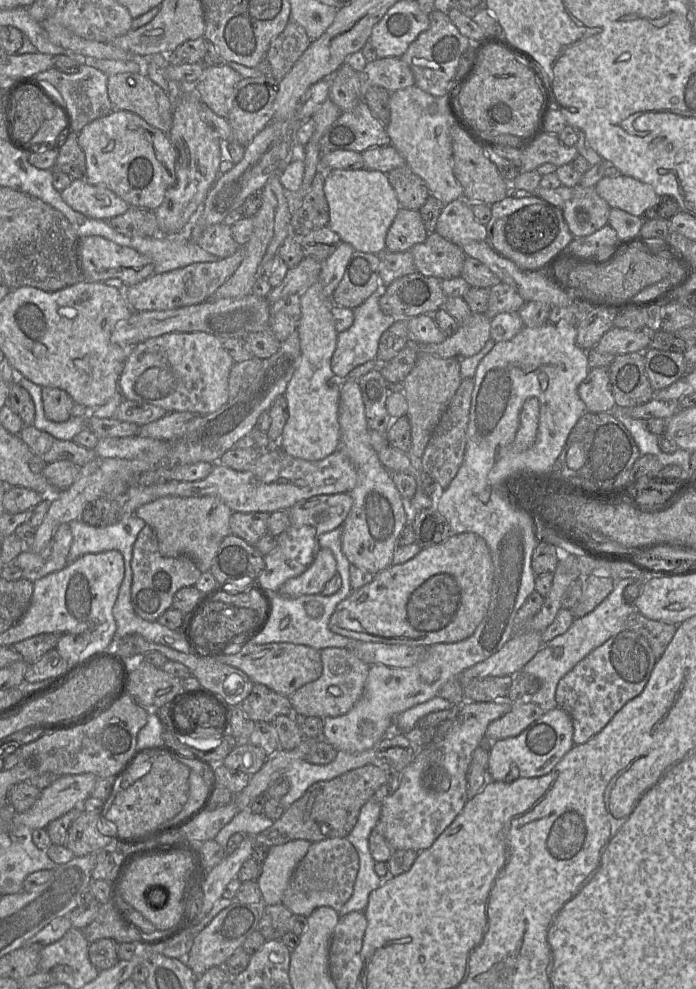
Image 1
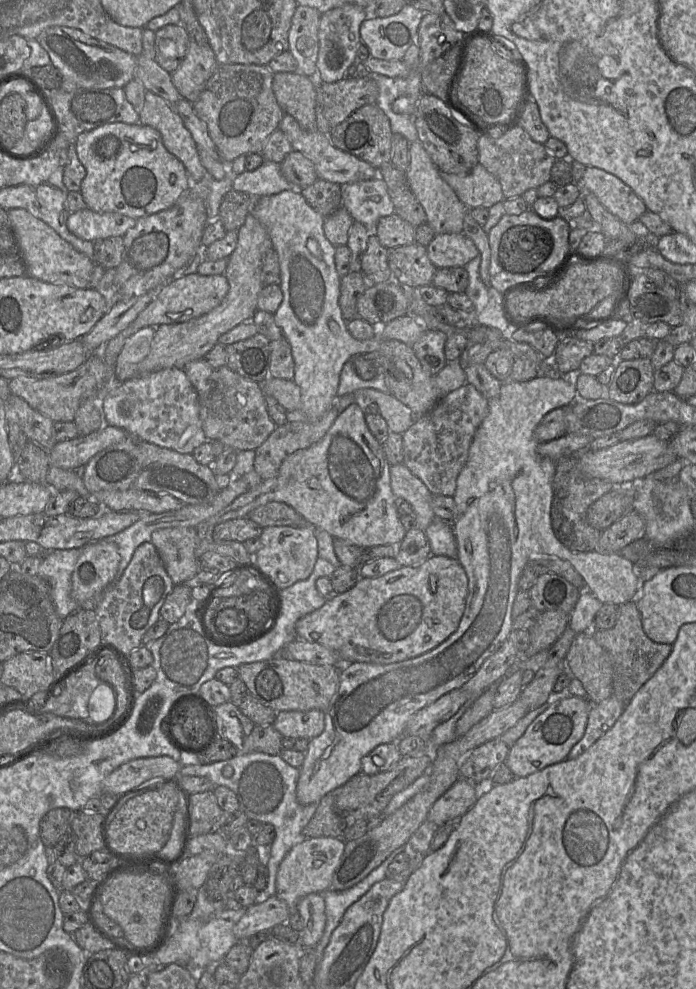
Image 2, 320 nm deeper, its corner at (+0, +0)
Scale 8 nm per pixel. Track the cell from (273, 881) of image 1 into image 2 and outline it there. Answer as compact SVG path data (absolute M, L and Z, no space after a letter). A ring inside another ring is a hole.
M319 837L306 839L295 845L281 861L276 876L276 897L283 900L291 910L311 893L324 893L329 889L333 875L345 850L341 838Z

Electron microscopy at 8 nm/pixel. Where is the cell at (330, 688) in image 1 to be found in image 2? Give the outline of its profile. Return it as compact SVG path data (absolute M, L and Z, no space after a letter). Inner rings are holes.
M318 709L281 711L276 713L272 725L283 738L306 738L310 741L324 730L325 712Z

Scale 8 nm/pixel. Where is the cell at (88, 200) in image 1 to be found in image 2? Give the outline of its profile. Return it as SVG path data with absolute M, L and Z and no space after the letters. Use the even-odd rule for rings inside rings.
M86 207L70 213L68 230L80 239L94 242L109 237L121 236L135 226L137 219L116 212L98 213Z

